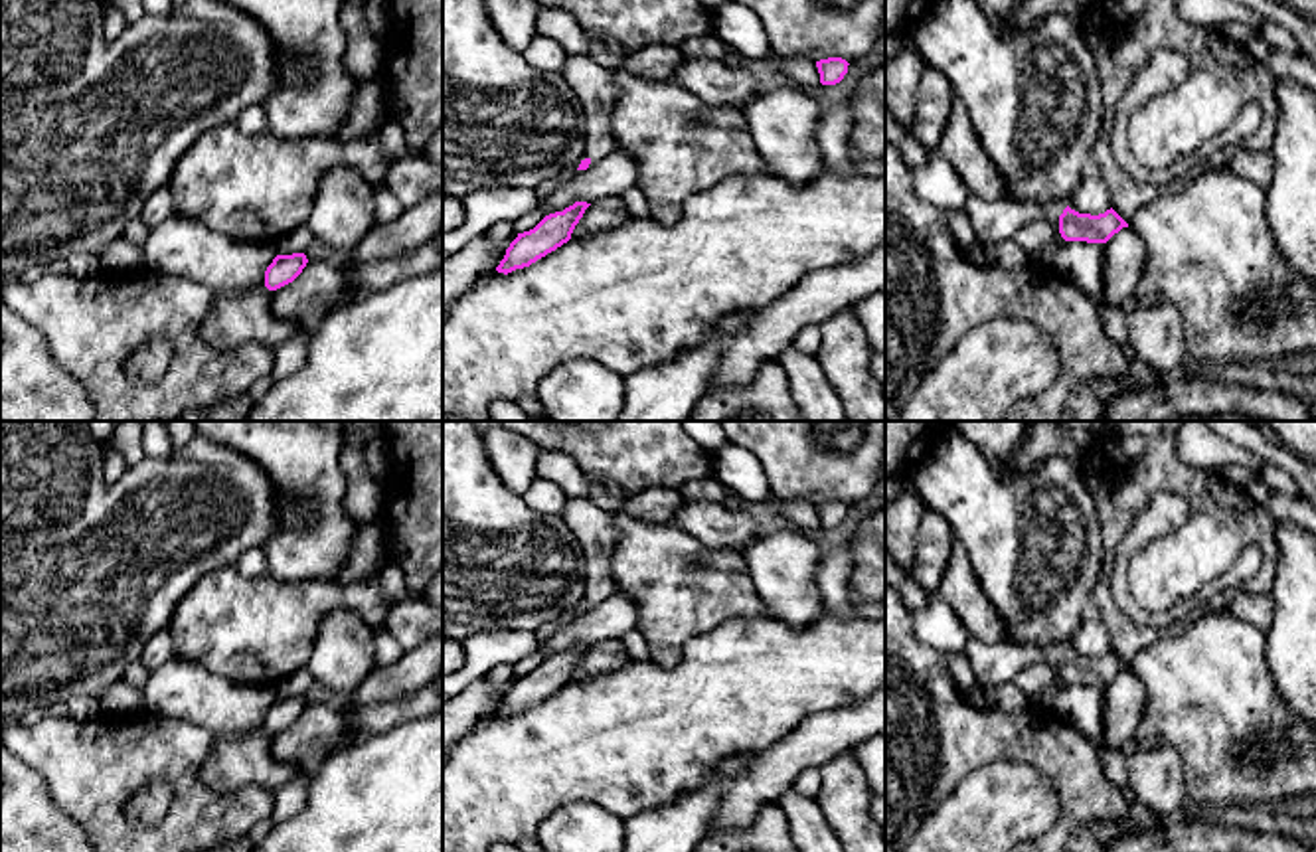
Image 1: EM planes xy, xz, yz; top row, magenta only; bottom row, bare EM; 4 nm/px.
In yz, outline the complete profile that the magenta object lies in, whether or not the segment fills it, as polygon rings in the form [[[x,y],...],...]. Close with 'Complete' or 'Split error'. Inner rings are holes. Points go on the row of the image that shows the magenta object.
[[[968,196],[964,212],[970,219],[976,241],[982,245],[1014,239],[1016,233],[1033,219],[1059,221],[1059,233],[1065,241],[1107,243],[1128,223],[1110,208],[1105,213],[1091,215],[1071,210],[1061,200],[988,202]]]. Split error

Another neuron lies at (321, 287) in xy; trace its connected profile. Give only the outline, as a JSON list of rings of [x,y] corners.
[[[308,261],[292,283],[271,291],[271,310],[298,330],[314,332],[334,308],[358,295],[362,291],[350,287],[342,269]]]

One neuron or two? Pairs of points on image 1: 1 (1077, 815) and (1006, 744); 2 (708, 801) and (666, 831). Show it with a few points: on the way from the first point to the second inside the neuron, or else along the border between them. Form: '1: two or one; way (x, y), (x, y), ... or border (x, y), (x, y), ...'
1: one; way (1077, 791), (1030, 744)
2: one; way (698, 805), (676, 827)

